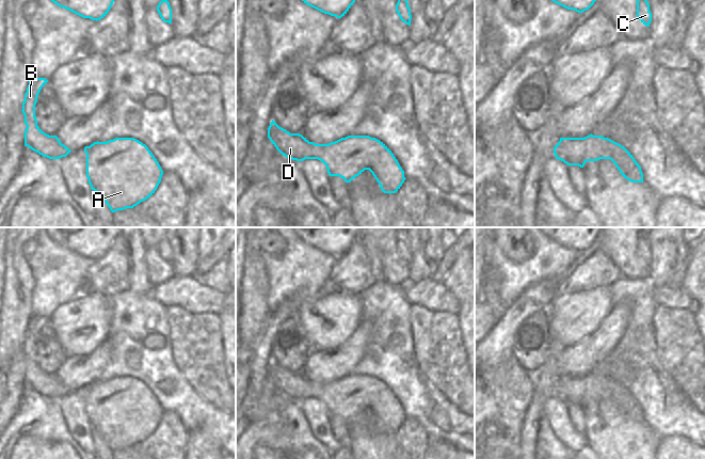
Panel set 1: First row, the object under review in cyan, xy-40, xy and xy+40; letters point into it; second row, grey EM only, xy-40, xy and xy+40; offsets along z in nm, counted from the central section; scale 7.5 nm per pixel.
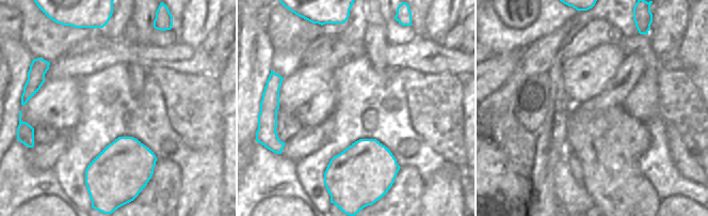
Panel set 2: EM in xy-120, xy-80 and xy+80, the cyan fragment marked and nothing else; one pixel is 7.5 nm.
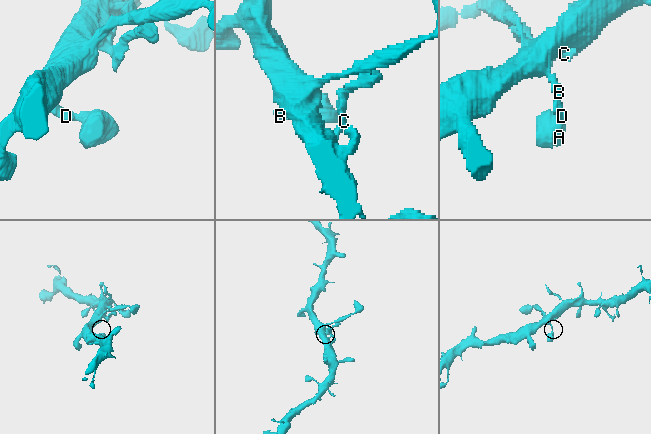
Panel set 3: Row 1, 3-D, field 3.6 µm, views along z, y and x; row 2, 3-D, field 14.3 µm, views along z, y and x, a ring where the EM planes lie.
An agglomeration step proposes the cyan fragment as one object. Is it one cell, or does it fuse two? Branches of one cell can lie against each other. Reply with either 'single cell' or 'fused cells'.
single cell

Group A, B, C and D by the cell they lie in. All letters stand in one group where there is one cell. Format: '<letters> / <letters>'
A B C D

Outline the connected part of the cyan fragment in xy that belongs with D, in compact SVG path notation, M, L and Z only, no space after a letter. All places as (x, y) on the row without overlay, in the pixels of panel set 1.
M272 359L268 367L268 377L288 398L297 400L318 398L325 403L330 415L339 415L346 422L350 422L365 409L369 409L384 432L396 432L406 418L404 410L391 390L383 381L369 375L348 375L329 383L316 383L300 373L290 373Z

